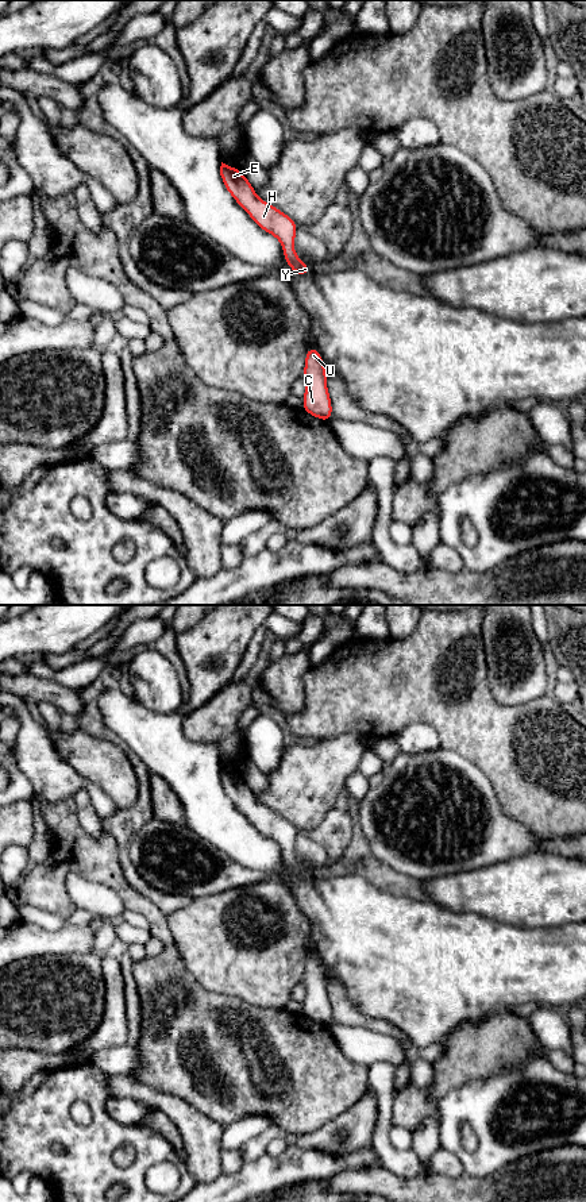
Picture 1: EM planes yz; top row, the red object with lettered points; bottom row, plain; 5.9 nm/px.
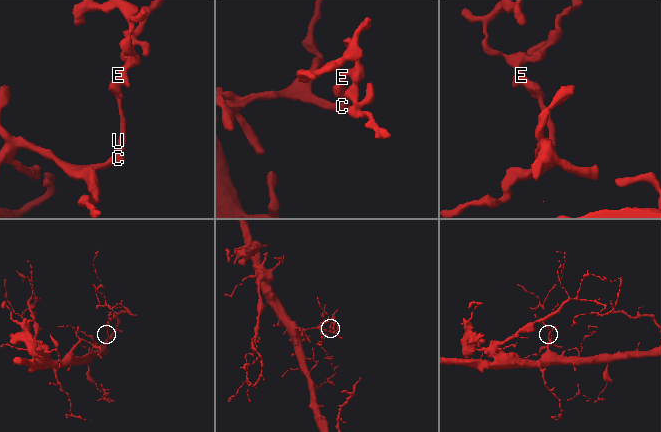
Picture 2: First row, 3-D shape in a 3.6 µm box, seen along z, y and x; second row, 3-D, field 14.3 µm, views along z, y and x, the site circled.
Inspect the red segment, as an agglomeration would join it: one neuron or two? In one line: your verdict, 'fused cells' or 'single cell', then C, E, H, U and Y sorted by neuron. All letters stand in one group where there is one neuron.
single cell | C E H U Y

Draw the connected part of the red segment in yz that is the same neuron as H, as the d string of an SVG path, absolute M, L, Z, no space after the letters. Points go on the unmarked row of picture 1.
M221 767L220 781L224 793L235 806L248 818L248 821L267 839L274 840L282 850L284 863L296 881L307 881L311 871L302 867L294 856L294 843L297 828L286 818L262 806L254 791L238 773L231 773Z

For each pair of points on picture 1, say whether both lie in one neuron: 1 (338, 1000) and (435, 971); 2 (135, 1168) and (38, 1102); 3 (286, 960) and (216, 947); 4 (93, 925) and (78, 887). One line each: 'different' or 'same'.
1: different
2: same
3: same
4: same

